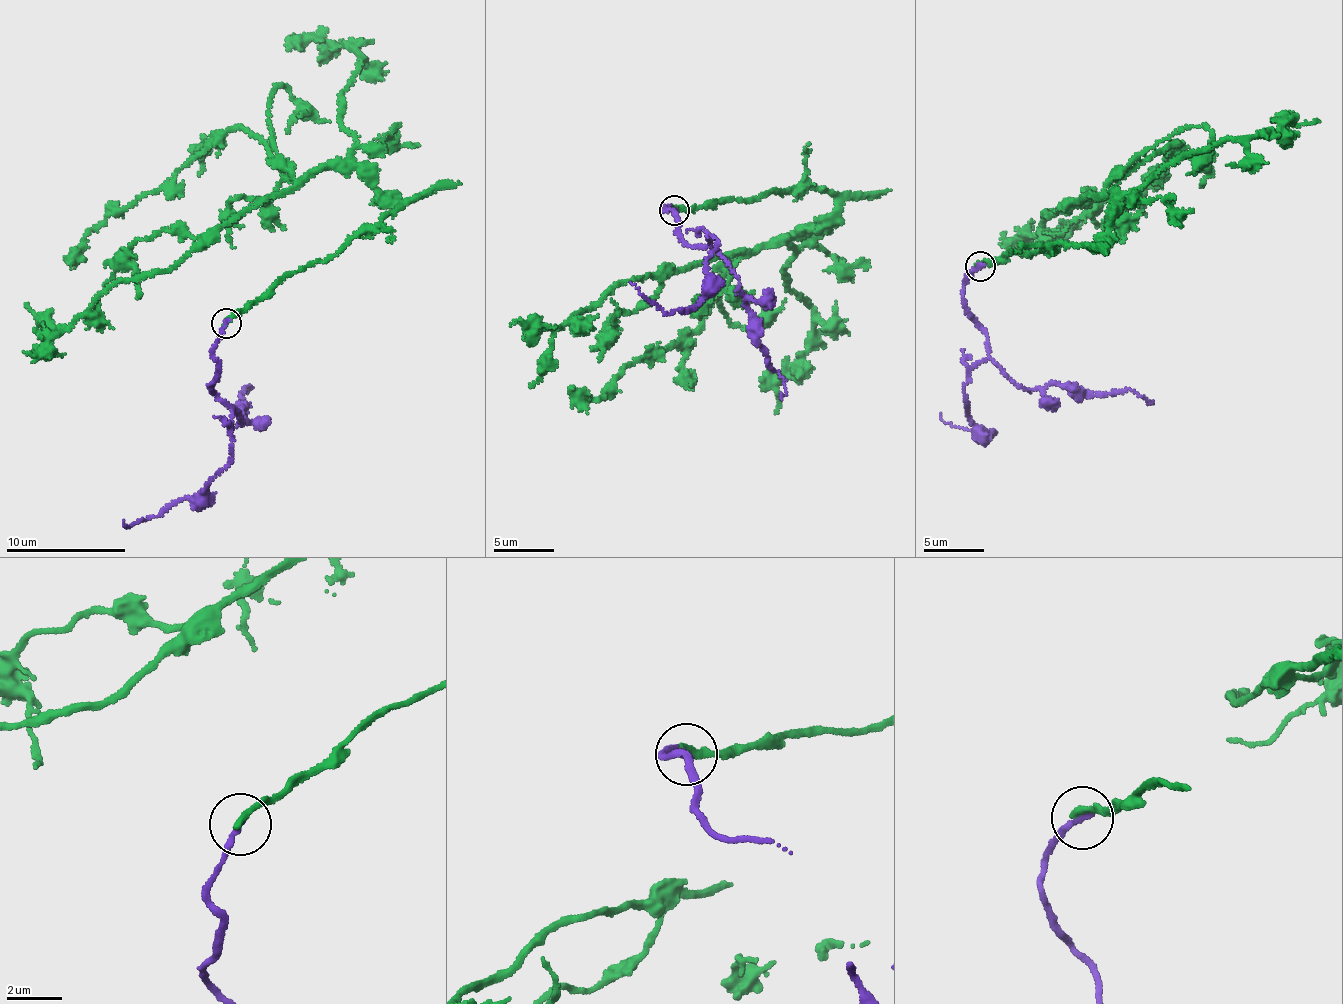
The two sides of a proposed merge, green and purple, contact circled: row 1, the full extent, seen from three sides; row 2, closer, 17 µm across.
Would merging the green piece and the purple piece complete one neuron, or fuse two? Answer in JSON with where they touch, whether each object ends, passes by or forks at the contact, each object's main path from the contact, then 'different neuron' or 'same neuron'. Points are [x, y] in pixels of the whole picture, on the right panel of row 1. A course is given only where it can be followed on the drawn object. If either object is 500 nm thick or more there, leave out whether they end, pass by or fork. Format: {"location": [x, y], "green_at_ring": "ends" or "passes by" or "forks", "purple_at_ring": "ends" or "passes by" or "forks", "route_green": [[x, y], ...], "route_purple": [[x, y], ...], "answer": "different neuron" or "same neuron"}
{"location": [980, 266], "green_at_ring": "ends", "purple_at_ring": "ends", "route_green": [[981, 264], [1097, 247], [1109, 189], [1043, 211], [1037, 231], [1062, 233], [1085, 213]], "route_purple": [[981, 267], [962, 303], [986, 359], [964, 401], [994, 433], [941, 413]], "answer": "different neuron"}

